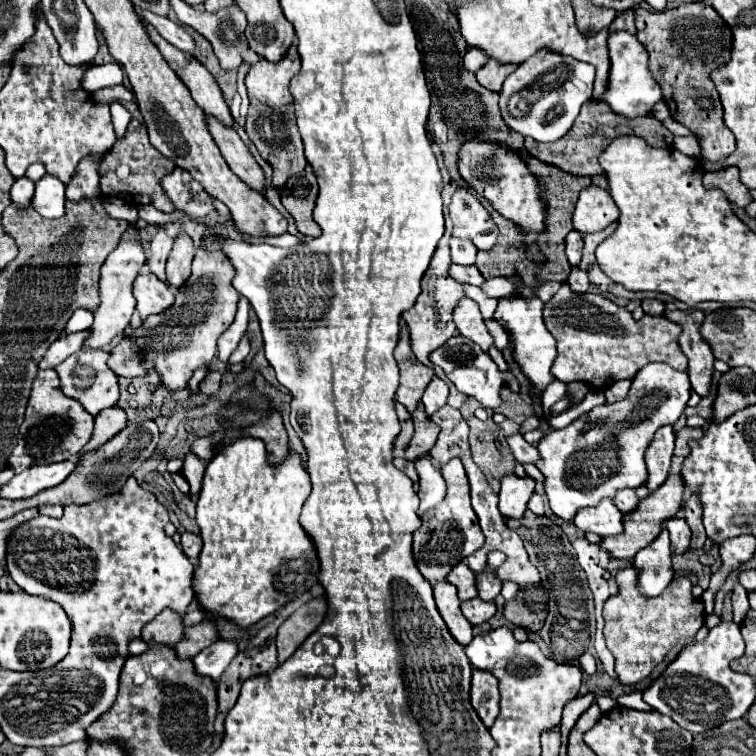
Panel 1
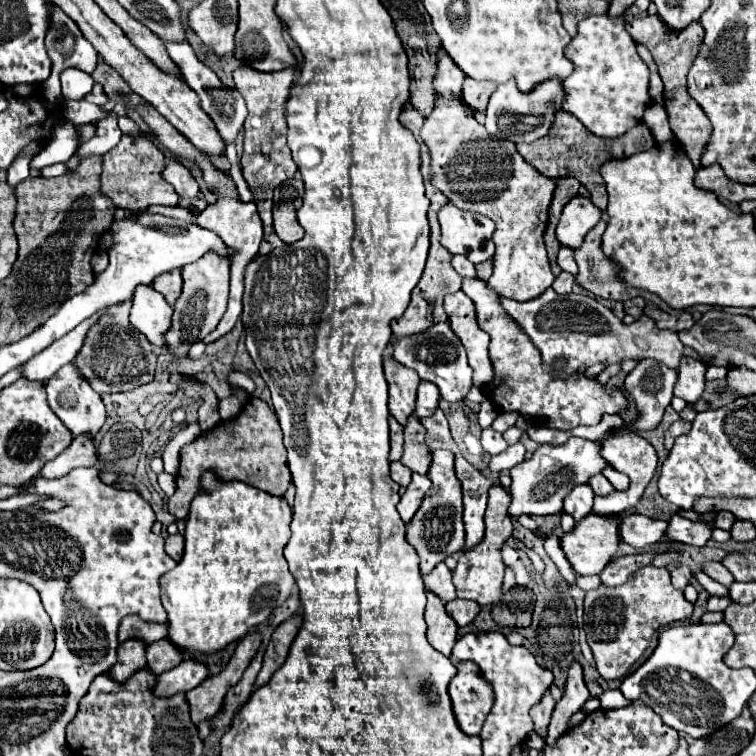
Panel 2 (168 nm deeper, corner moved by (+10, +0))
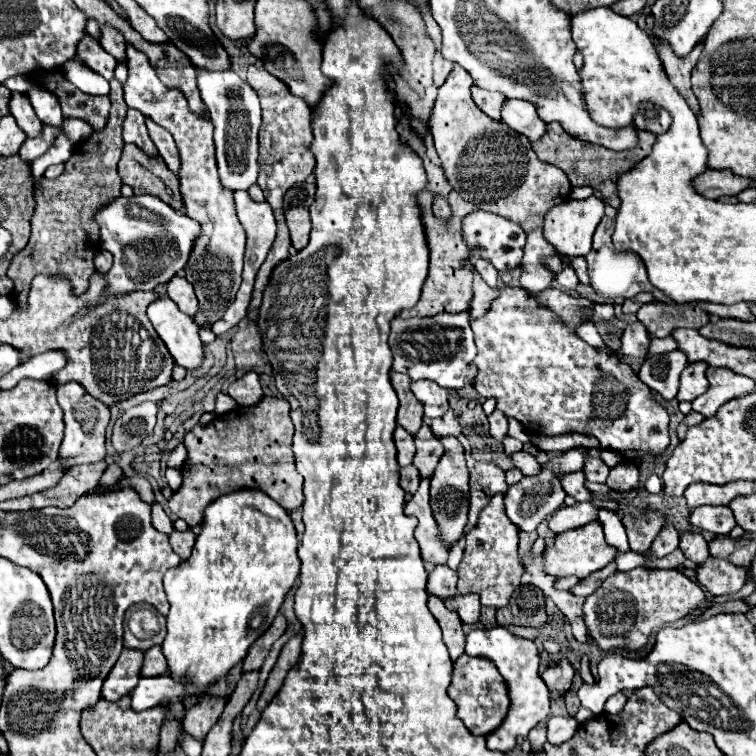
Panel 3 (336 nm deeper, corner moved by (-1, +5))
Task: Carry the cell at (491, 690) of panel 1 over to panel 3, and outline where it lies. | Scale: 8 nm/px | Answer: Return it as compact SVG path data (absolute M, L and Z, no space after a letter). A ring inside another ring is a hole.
M462 654L454 662L454 674L452 674L452 684L448 688L448 694L456 702L458 718L464 722L464 726L474 734L482 734L482 736L490 734L496 726L500 726L510 706L506 682L500 676L498 668L492 664L492 660L472 658L468 654Z

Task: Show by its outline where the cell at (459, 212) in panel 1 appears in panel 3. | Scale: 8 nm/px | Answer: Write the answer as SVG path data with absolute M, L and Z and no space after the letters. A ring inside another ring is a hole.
M486 210L470 212L468 216L462 218L462 238L468 244L468 248L472 250L472 256L492 262L500 272L520 266L526 236L516 222L506 220L504 216L498 216L498 214L486 212Z

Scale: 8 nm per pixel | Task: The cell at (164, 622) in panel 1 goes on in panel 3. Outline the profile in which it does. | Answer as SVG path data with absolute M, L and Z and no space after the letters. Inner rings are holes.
M124 648L118 662L114 664L112 672L104 680L102 696L114 702L120 696L130 694L136 688L136 684L140 682L140 678L142 678L140 676L142 664L144 664L144 652Z

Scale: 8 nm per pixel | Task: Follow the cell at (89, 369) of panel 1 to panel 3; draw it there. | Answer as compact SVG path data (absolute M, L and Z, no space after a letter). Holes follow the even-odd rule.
M78 382L60 384L56 390L58 390L58 398L60 398L60 408L64 410L64 424L66 424L64 440L60 446L60 458L64 458L68 462L68 466L104 460L104 456L106 456L104 434L106 434L106 426L110 422L108 406L104 406L98 398L88 394L84 390L84 386L80 386Z

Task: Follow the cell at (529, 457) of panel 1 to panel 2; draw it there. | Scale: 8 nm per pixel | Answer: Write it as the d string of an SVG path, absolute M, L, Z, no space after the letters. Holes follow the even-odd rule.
M491 427L483 429L483 433L481 433L481 445L491 455L497 455L497 453L501 453L501 451L507 449L507 443L505 443L503 435L497 433L497 431L493 431Z

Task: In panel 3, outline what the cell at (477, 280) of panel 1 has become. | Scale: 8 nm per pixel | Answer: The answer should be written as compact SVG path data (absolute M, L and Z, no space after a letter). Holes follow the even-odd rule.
M500 288L488 314L478 320L470 320L470 326L478 348L474 358L478 374L476 380L472 380L472 386L480 396L496 398L496 408L506 416L516 418L526 432L550 436L566 432L592 434L600 440L602 448L620 450L630 460L642 458L646 452L660 454L670 444L668 412L652 398L652 390L640 382L632 368L628 364L620 366L620 362L610 356L610 350L598 352L574 332L568 332L568 328L564 328L552 312L536 306L532 296L522 288Z

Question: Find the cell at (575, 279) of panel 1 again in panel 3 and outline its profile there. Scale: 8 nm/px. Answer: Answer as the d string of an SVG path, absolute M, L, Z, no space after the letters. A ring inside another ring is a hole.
M568 266L568 268L562 268L562 272L556 276L556 280L558 280L558 284L560 284L564 290L570 290L570 292L574 292L576 286L580 284L576 272L574 272L570 266Z

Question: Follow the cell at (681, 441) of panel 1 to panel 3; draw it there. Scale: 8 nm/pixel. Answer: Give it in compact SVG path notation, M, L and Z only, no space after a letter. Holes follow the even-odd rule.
M692 410L692 412L682 420L682 424L678 426L678 440L682 440L682 438L686 436L686 430L688 430L690 426L700 424L700 422L704 420L704 418L700 418L700 416L702 416L702 414L698 414L698 412L694 412L694 410Z

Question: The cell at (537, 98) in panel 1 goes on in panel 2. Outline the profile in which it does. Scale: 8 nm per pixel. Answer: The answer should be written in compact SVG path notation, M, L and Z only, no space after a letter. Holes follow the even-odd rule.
M557 79L537 85L531 93L521 93L517 89L515 81L507 81L507 83L499 85L497 91L489 99L489 107L485 111L487 113L485 127L491 135L497 135L501 139L509 139L515 143L521 143L521 141L533 143L547 135L547 131L553 123L553 117L561 109L561 105L563 105L563 85Z

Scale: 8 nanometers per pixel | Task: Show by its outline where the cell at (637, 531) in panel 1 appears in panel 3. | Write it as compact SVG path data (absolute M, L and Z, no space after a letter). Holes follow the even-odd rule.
M592 520L580 528L572 528L568 532L562 532L556 536L554 546L546 546L546 570L552 576L578 576L578 578L586 578L592 572L604 568L606 564L610 564L616 558L616 548L610 546L604 538L602 532L602 524L598 520Z

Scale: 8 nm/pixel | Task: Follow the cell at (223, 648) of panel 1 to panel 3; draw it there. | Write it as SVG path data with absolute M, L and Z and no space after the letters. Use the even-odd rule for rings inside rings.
M170 674L140 678L140 684L132 690L132 708L146 710L162 700L176 700L186 696L186 688L190 686L188 678L172 678Z

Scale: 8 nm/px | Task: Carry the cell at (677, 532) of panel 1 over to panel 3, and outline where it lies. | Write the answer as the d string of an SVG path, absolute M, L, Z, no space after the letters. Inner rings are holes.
M700 506L692 510L690 524L698 530L726 536L736 526L736 520L728 506Z

